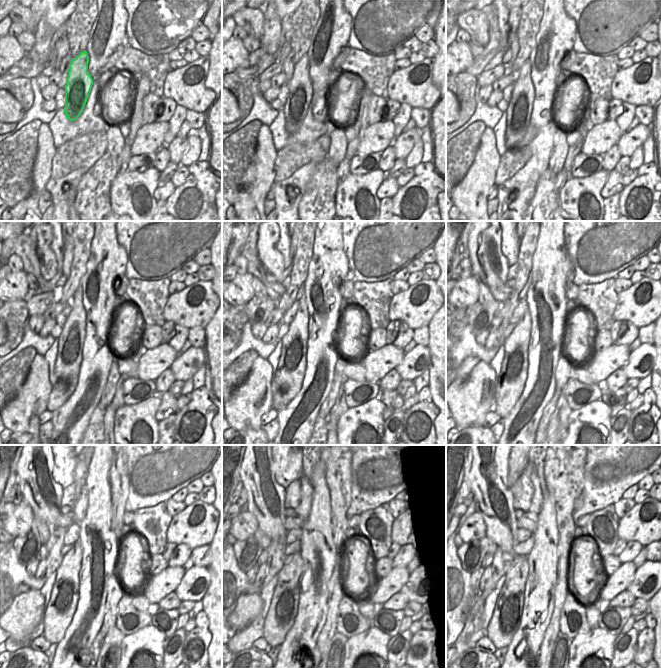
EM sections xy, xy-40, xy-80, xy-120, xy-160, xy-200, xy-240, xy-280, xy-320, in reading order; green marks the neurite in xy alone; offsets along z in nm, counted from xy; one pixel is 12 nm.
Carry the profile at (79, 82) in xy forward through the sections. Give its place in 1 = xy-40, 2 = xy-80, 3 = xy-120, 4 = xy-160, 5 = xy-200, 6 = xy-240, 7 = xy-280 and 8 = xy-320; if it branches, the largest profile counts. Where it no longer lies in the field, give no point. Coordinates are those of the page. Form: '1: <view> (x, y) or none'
1: xy-40 (295, 109)
2: xy-80 (519, 110)
3: xy-120 (69, 355)
4: xy-160 (289, 375)
5: xy-200 (509, 386)
6: xy-240 (62, 604)
7: xy-280 (280, 618)
8: xy-320 (505, 619)

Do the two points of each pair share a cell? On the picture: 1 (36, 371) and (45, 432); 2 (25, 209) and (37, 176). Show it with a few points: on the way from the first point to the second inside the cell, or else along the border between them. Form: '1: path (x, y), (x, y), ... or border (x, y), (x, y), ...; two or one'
1: border (40, 425), (38, 434); two
2: path (32, 201), (38, 191), (38, 184); one

